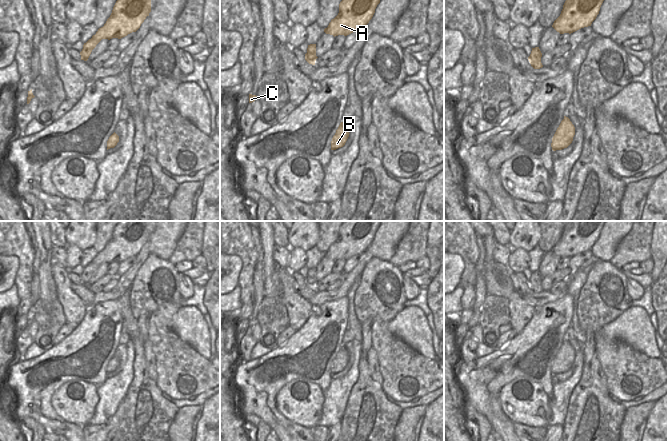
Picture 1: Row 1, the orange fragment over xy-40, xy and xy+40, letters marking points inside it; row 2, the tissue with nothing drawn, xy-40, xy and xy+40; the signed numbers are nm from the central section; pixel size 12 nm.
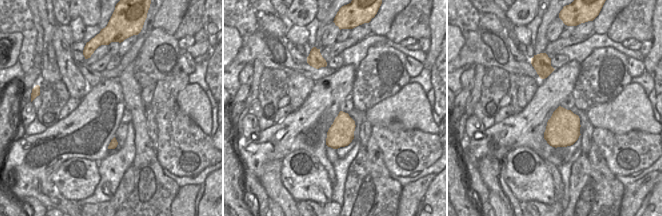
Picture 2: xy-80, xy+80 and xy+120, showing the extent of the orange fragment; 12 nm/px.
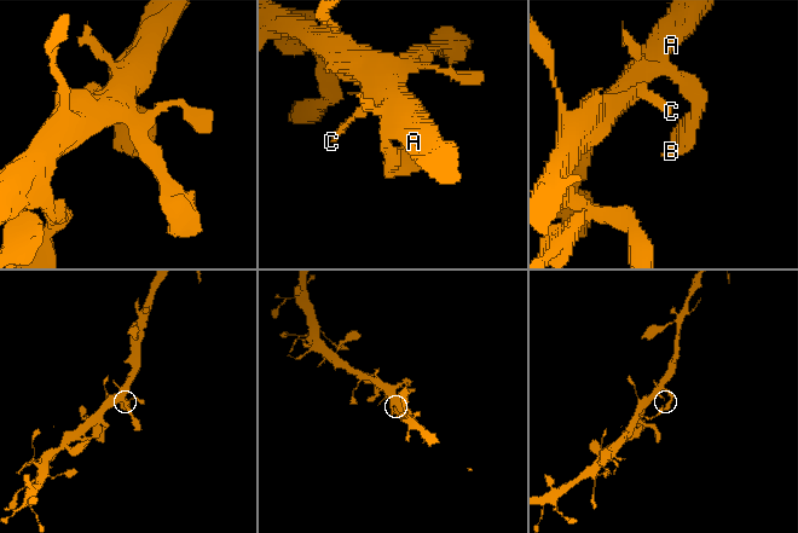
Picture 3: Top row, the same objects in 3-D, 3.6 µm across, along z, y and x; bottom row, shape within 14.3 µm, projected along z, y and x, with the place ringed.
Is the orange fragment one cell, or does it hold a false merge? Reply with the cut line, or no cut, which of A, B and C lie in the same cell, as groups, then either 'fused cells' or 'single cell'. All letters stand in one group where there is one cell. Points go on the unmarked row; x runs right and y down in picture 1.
cut none; groups A B C; single cell

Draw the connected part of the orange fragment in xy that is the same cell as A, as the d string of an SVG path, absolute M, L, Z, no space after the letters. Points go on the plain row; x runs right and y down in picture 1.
M345 221L339 228L338 239L324 253L326 258L347 260L362 254L372 243L381 221Z

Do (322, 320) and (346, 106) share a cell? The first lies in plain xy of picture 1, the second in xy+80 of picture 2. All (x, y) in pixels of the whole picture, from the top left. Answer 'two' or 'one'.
two

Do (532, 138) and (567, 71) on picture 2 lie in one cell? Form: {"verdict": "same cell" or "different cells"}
{"verdict": "same cell"}

